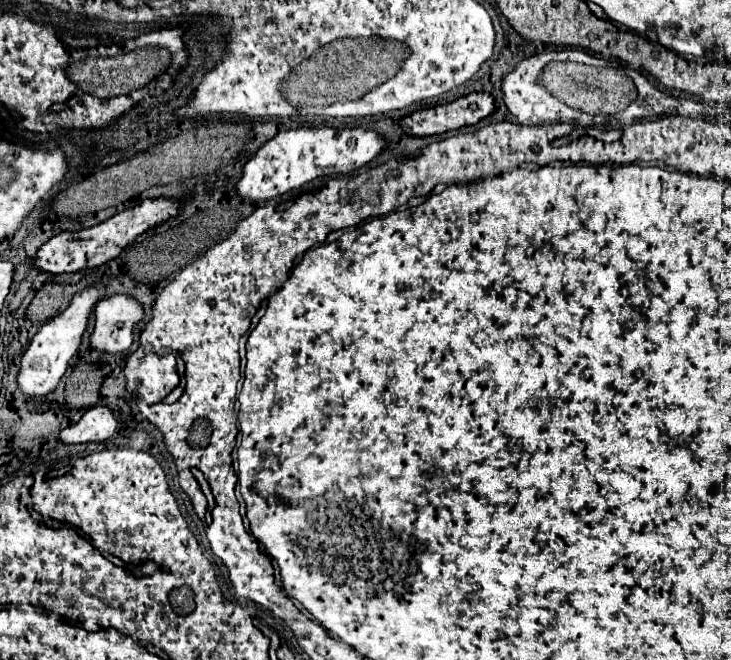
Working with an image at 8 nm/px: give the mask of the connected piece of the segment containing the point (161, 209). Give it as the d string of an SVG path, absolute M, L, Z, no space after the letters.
M167 198L143 200L141 204L137 204L129 210L123 210L123 212L115 214L113 218L109 218L109 220L97 224L97 226L91 226L91 228L85 228L85 230L79 230L79 232L61 232L61 234L53 236L51 240L47 240L37 250L37 256L33 258L33 264L37 268L45 270L45 272L51 272L51 274L77 272L77 270L83 270L83 268L101 266L101 264L117 258L119 252L129 242L133 242L139 234L143 234L147 228L177 216L177 212L179 212L179 204L173 202L173 200L167 200Z

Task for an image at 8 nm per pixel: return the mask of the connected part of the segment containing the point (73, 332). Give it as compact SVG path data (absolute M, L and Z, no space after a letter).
M91 286L87 290L81 290L73 296L69 308L65 312L61 312L59 316L51 318L47 324L41 326L41 330L33 336L31 344L27 346L27 350L21 356L21 368L17 374L17 384L21 388L21 392L25 396L31 398L41 398L47 396L51 392L55 392L55 388L59 386L61 376L65 374L71 356L77 352L79 344L81 344L81 336L85 332L87 326L87 318L95 306L95 302L105 294L103 286Z

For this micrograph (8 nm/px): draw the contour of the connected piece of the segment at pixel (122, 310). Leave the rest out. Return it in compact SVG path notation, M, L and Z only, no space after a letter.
M125 294L105 296L95 308L95 330L89 336L91 350L125 352L133 344L133 326L141 320L143 308L137 300Z

